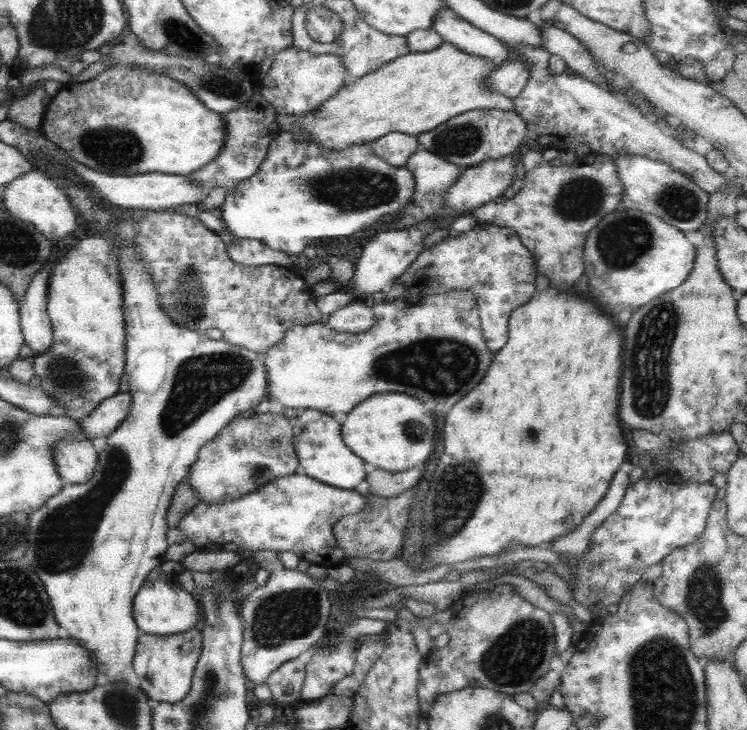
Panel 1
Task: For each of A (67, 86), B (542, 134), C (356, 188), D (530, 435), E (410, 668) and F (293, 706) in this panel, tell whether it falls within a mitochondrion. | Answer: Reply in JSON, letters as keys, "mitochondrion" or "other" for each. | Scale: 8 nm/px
{"A":"other","B":"other","C":"mitochondrion","D":"mitochondrion","E":"other","F":"other"}

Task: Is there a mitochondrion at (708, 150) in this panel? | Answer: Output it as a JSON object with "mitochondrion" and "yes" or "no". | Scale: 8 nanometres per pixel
{"mitochondrion":"no"}

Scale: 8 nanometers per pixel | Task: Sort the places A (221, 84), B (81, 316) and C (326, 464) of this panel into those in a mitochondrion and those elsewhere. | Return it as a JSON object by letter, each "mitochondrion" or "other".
{"A":"mitochondrion","B":"other","C":"other"}

